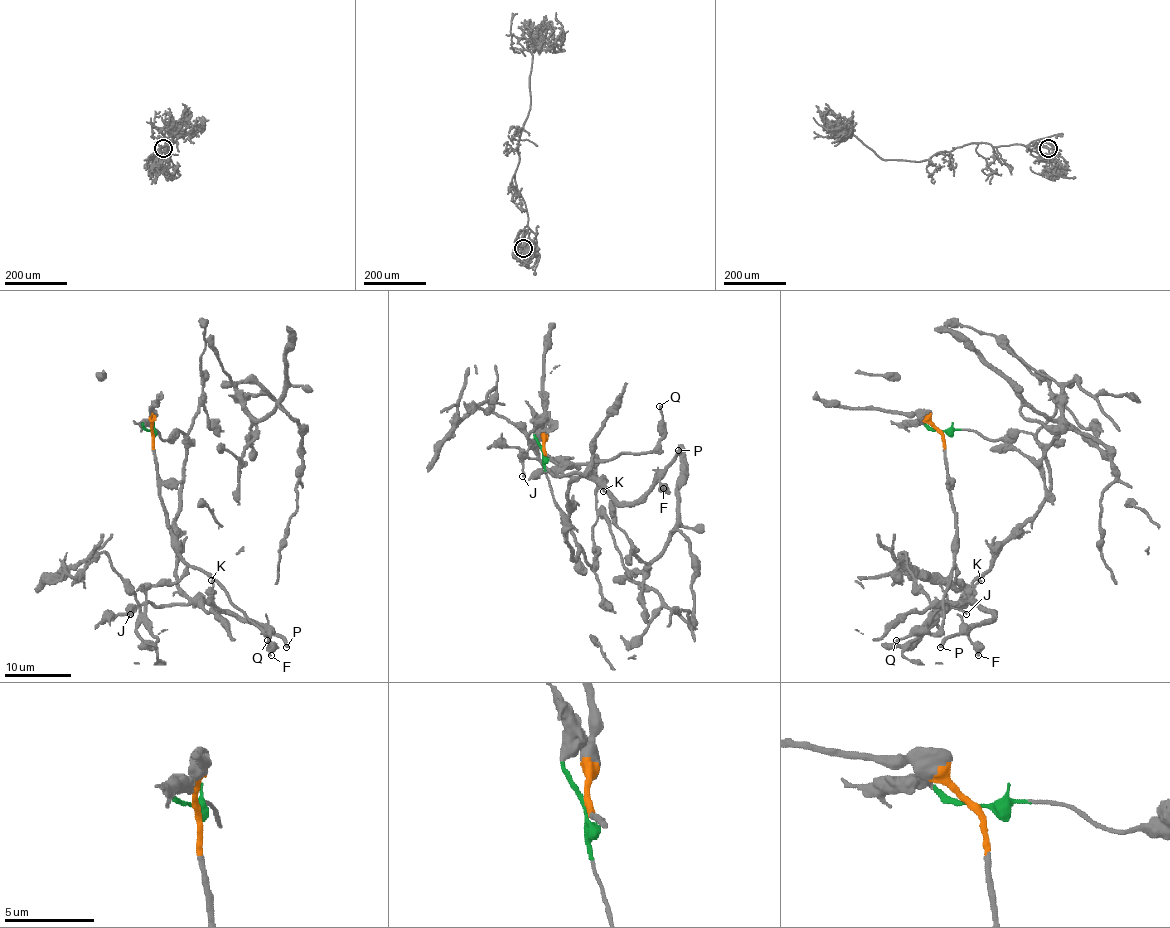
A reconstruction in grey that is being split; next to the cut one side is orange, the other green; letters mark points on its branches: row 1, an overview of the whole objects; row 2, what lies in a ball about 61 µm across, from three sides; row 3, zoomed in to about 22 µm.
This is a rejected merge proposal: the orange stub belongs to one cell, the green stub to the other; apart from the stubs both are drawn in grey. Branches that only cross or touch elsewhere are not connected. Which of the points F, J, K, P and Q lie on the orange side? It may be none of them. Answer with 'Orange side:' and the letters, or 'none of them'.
Orange side: Q

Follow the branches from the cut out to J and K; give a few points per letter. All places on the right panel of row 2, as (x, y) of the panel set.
J: (940, 430), (996, 440), (1031, 433), (1049, 473), (1043, 506), (975, 581), (965, 606), (948, 604), (966, 614)
K: (940, 430), (996, 440), (1024, 432), (1049, 473), (1043, 506), (981, 581)

